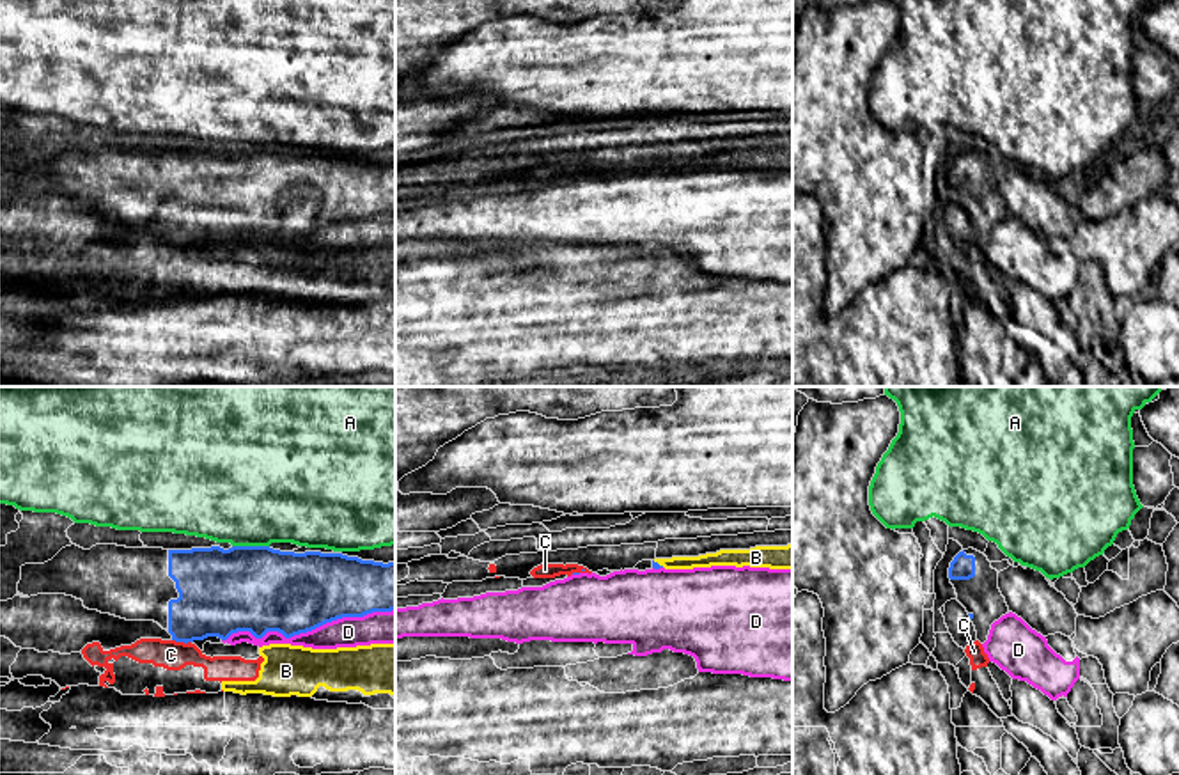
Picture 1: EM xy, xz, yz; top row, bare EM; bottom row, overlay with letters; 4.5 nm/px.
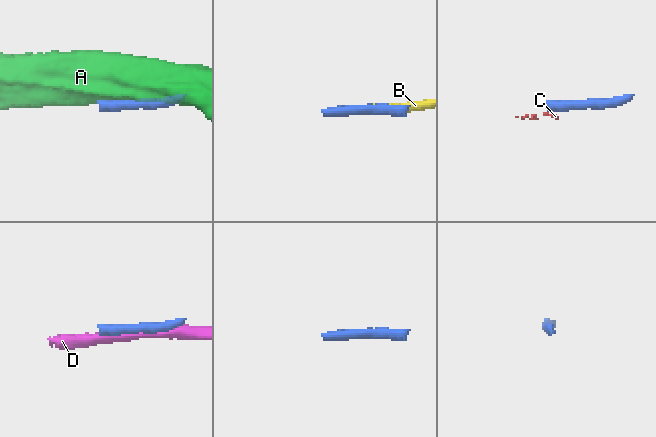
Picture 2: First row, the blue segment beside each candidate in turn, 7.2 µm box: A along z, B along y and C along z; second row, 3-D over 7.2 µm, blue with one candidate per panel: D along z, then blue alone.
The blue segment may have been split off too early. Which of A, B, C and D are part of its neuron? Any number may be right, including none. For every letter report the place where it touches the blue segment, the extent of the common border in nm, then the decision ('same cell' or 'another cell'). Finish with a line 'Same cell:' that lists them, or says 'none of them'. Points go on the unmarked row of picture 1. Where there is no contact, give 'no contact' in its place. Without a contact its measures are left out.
A: contact xy (250, 149); length 170 nm; another cell
B: contact xz (656, 165); length 60 nm; another cell
C: contact xy (181, 243); length 90 nm; another cell
D: contact xy (307, 233); length 800 nm; another cell
Same cell: none of them

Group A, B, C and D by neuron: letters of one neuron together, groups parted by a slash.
A / B C / D

